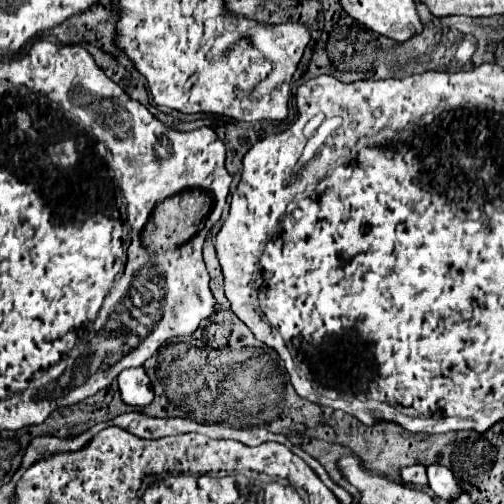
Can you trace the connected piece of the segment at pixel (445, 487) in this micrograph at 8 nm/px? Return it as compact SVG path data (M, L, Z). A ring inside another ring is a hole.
M437 464L429 466L427 476L429 476L429 488L443 500L451 500L463 492L455 484L455 476L451 474L451 470L447 470L443 466L437 466Z

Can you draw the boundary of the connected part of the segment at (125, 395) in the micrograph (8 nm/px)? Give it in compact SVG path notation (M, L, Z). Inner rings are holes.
M129 368L119 374L121 400L129 406L149 406L153 402L153 388L143 368Z

